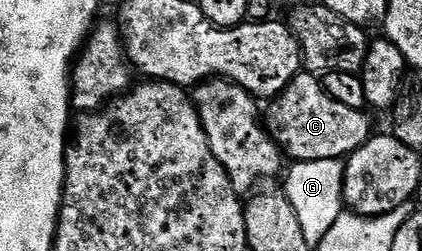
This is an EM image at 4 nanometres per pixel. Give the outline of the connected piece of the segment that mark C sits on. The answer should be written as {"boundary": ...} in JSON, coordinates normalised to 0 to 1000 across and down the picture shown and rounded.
{"boundary":[[[713,287],[633,422],[621,482],[645,562],[692,645],[813,633],[858,590],[858,574],[867,574],[886,534],[882,486],[863,438],[801,414],[791,382],[768,363],[765,323],[751,299],[727,287]]]}

